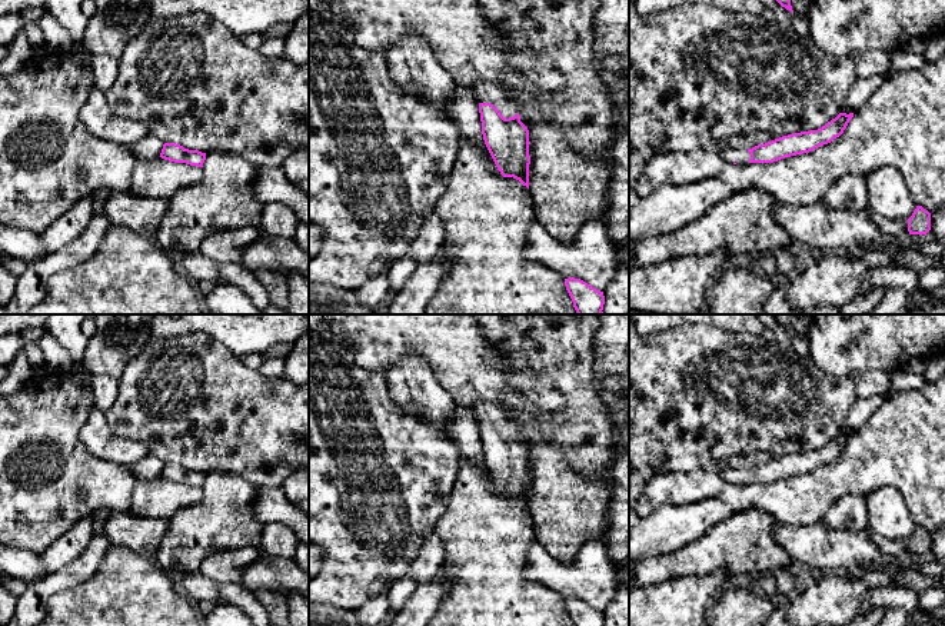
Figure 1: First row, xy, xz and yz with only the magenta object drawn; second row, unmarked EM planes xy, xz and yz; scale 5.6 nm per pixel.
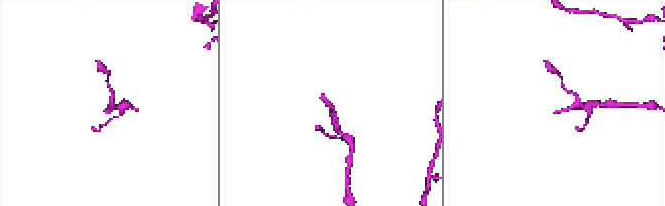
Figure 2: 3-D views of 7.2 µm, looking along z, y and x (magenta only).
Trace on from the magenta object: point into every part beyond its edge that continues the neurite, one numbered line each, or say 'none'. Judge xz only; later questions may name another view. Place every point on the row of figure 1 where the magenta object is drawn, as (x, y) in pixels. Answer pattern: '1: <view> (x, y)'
1: xz (485, 92)

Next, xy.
none

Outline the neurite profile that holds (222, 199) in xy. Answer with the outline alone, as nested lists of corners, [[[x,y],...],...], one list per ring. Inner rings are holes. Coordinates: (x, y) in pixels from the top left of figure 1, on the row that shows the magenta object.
[[[213,150],[206,154],[202,170],[203,179],[197,184],[179,190],[167,202],[166,216],[154,237],[160,249],[173,257],[197,253],[202,242],[219,230],[253,226],[260,233],[264,204],[256,200],[250,192],[259,167],[234,153]]]

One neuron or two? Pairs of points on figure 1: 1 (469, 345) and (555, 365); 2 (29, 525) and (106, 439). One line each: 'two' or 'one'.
1: two
2: two

